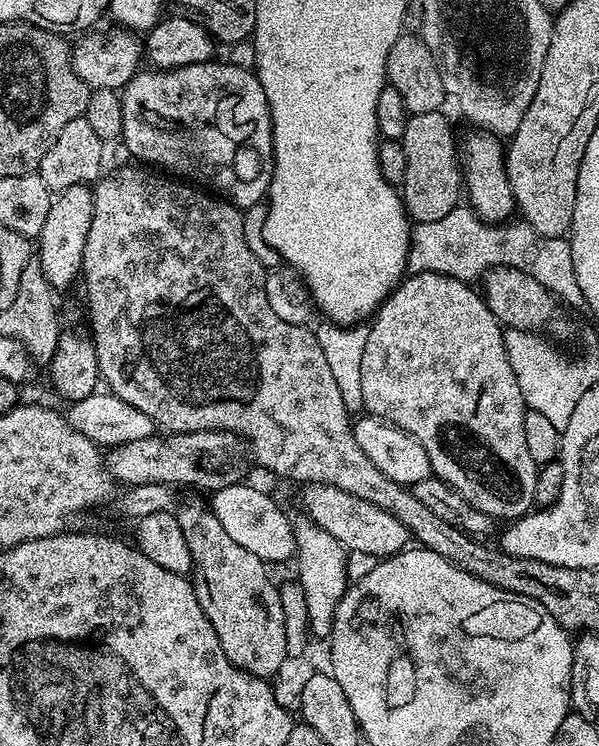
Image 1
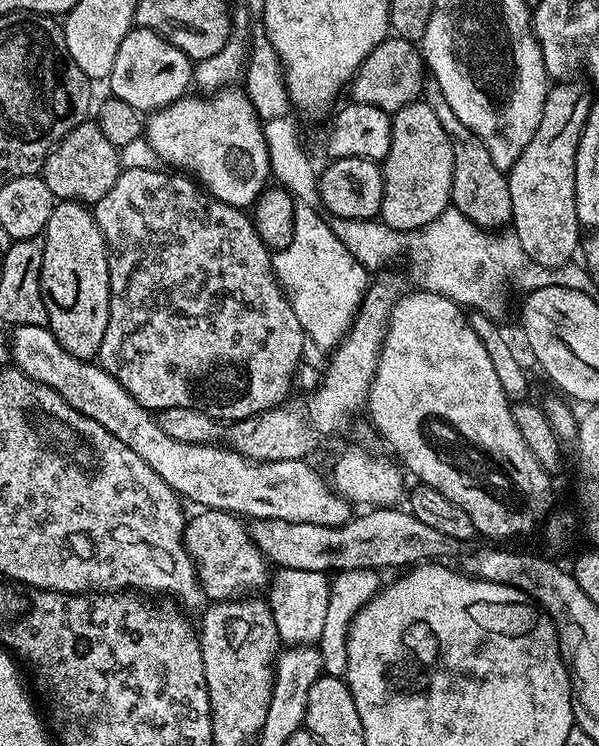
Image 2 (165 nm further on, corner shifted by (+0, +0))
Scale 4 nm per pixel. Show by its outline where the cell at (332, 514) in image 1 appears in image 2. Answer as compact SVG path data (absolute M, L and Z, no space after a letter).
M16 326L11 332L11 363L15 367L30 378L34 378L36 382L42 382L42 386L50 386L50 390L54 390L70 406L86 414L86 418L94 418L98 426L106 426L106 430L110 430L110 434L114 434L118 442L130 446L130 450L134 450L134 454L138 454L138 458L142 458L142 462L146 462L146 466L150 466L150 470L154 470L154 474L158 474L158 478L162 478L162 482L166 482L176 491L177 496L185 501L193 500L194 503L200 504L196 506L201 509L217 508L223 512L235 512L244 518L310 522L320 526L345 524L349 520L349 501L345 500L325 477L323 480L308 465L307 459L262 462L246 458L227 446L215 448L217 445L212 442L209 444L174 442L174 438L162 434L162 426L158 426L155 415L149 409L143 408L105 368L91 360L74 358L74 354L62 350L58 338L54 338L54 334L46 326Z

